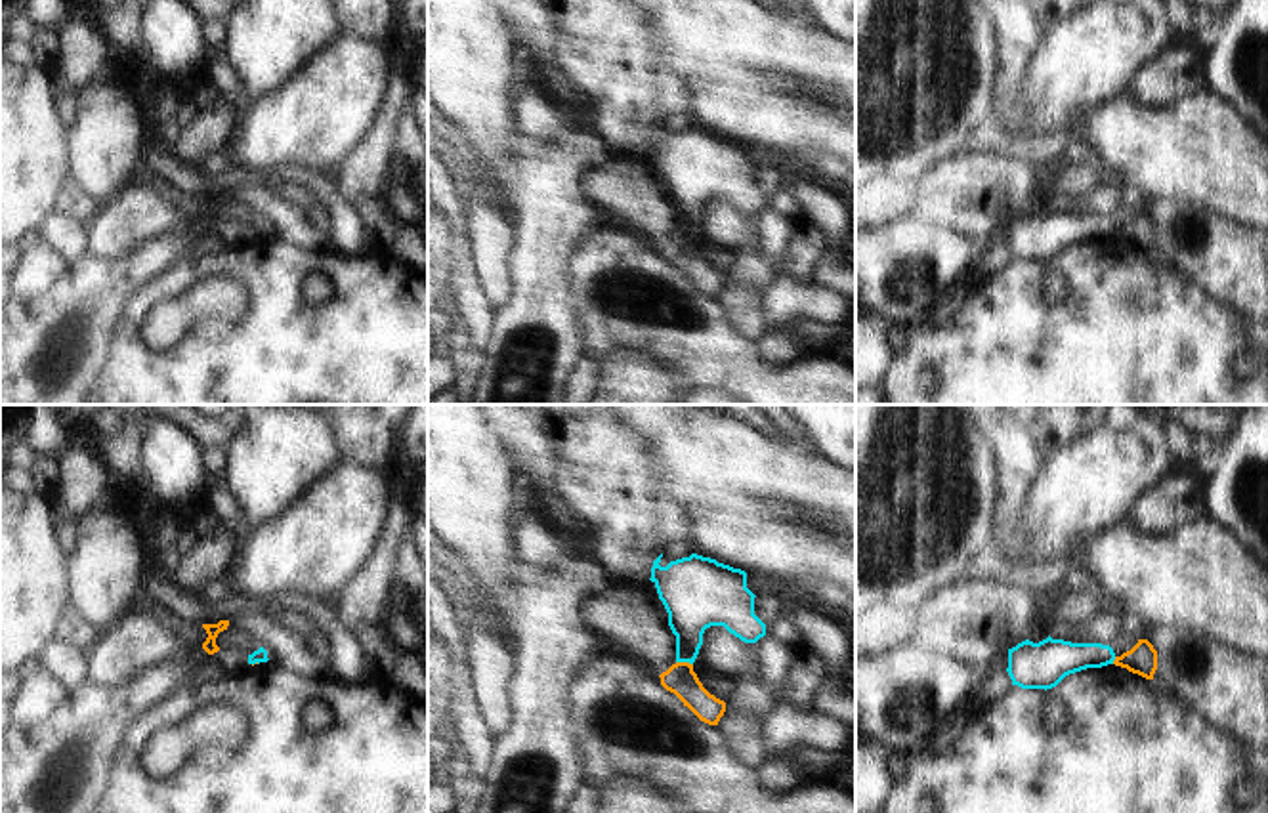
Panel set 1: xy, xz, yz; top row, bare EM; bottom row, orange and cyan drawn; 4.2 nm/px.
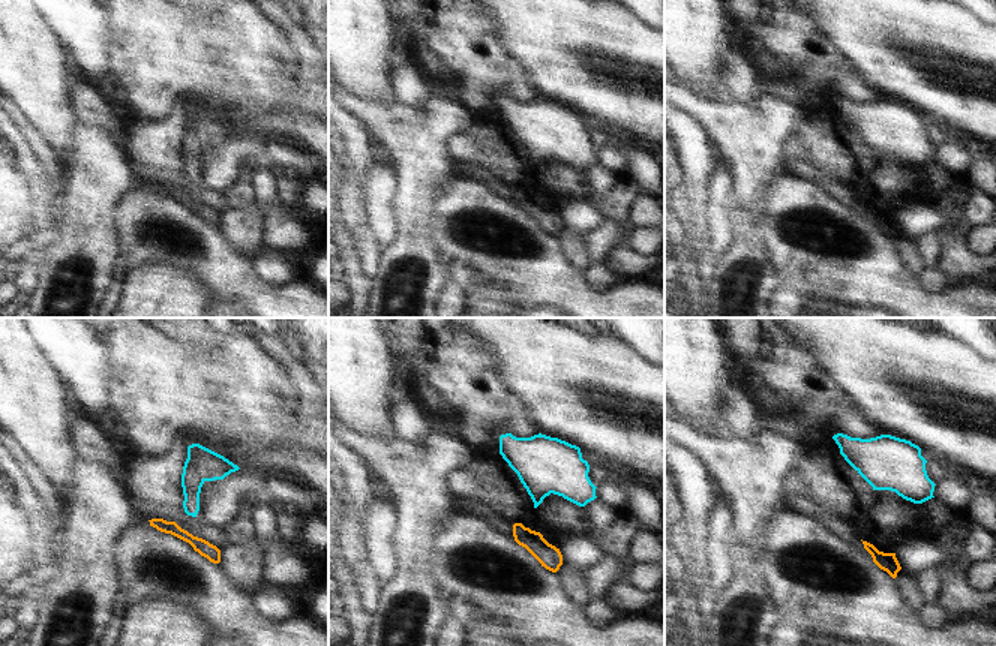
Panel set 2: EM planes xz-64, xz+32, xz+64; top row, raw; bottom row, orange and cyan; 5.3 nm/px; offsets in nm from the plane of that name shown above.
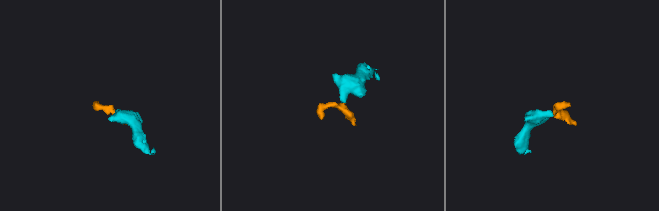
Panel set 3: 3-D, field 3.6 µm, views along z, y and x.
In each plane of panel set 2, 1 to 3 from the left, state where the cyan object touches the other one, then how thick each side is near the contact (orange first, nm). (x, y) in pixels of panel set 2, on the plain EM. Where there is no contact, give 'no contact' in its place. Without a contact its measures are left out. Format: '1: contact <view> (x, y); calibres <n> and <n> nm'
1: no contact
2: no contact
3: no contact

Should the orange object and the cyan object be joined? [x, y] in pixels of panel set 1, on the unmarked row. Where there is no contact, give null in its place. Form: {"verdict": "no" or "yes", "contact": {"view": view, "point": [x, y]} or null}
{"verdict": "no", "contact": {"view": "xz", "point": [684, 235]}}

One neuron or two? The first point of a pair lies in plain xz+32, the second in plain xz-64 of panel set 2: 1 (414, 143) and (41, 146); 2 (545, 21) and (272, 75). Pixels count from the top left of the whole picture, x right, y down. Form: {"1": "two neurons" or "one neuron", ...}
{"1": "two neurons", "2": "one neuron"}

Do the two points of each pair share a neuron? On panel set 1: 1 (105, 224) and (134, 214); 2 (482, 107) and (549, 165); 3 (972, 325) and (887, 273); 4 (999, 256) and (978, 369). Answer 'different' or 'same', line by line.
1: same
2: different
3: different
4: different

